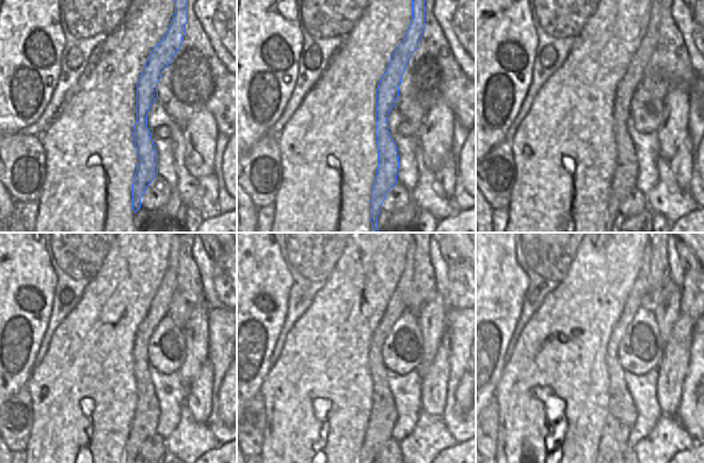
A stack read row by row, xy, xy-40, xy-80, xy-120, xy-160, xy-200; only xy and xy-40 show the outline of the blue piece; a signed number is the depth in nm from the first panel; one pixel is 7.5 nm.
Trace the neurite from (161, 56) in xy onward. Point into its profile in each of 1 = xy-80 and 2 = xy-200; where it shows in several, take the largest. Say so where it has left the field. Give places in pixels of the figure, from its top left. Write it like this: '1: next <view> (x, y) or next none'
1: next xy-80 (623, 182)
2: next xy-200 (622, 414)

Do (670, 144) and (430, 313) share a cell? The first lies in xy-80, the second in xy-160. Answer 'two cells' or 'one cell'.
one cell

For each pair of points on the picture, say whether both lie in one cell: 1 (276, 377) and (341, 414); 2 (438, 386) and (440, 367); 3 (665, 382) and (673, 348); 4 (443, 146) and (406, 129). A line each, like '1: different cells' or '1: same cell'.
1: same cell
2: same cell
3: same cell
4: different cells

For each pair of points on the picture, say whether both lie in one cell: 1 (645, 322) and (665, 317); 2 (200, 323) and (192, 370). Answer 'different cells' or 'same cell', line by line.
1: different cells
2: same cell

